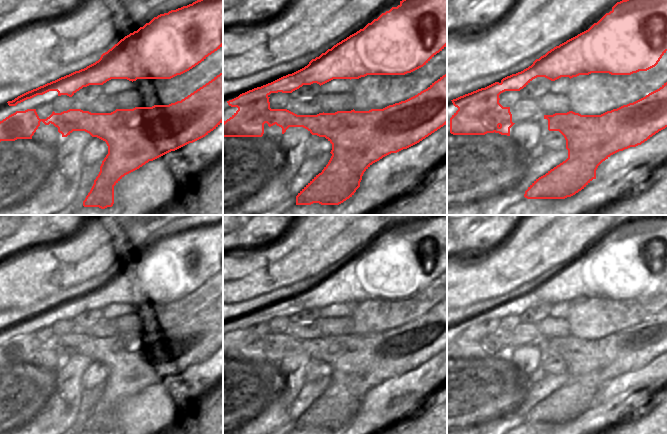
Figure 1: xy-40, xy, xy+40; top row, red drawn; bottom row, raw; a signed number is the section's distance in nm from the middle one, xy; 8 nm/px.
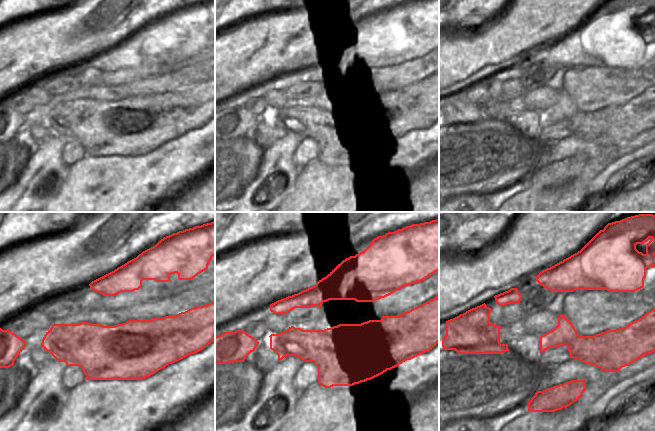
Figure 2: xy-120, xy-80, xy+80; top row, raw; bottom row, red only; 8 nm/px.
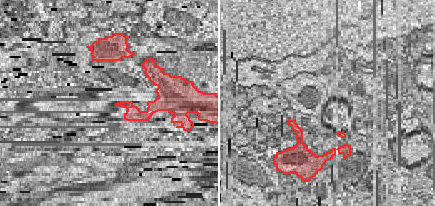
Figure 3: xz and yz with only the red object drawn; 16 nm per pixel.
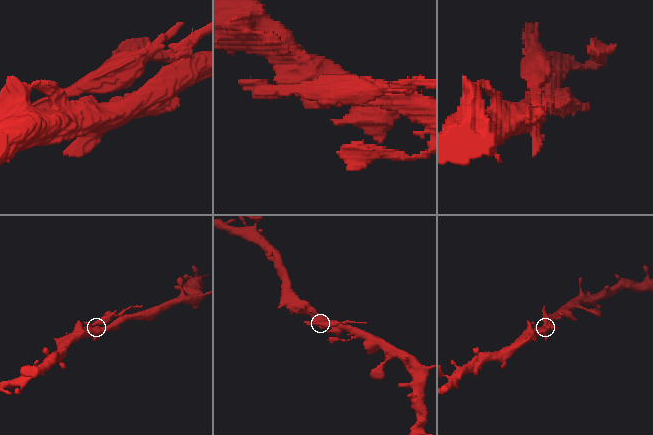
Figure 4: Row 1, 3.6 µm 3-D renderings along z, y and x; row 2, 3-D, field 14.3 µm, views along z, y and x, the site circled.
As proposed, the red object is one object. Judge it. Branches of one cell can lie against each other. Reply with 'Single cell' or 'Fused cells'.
Fused cells.

